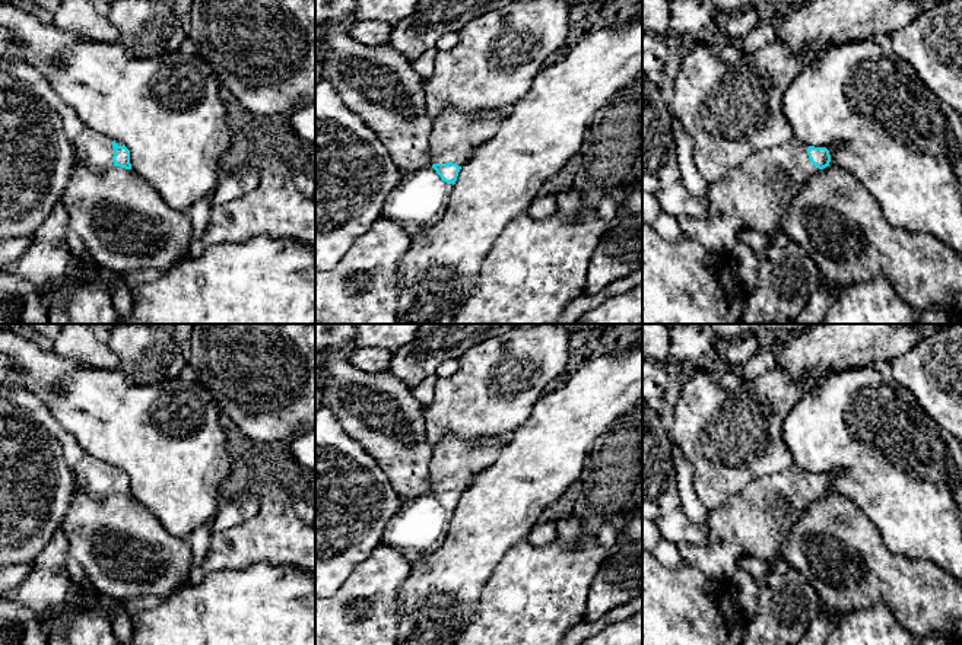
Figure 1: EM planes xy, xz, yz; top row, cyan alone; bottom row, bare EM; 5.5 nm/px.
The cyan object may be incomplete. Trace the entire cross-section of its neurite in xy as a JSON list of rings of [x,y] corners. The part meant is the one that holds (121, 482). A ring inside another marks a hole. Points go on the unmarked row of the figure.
[[[85,454],[72,468],[76,490],[93,498],[105,499],[112,493],[131,496],[130,477],[99,458]]]

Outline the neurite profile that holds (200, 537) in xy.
[[[213,518],[203,525],[197,527],[188,537],[190,537],[190,546],[193,552],[193,576],[190,582],[196,582],[200,576],[200,568],[201,563],[206,559],[206,555],[210,547],[210,536],[212,533],[212,522]]]

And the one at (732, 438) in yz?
[[[772,368],[766,376],[742,384],[734,391],[727,391],[718,378],[705,371],[685,374],[679,400],[673,406],[670,441],[690,461],[695,493],[708,511],[759,477],[794,467],[781,425],[801,395],[800,382],[781,368]]]

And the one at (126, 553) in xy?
[[[76,490],[60,530],[69,543],[69,556],[83,568],[89,585],[123,604],[150,595],[165,598],[193,576],[190,543],[169,534],[131,496],[112,493],[93,499]]]

